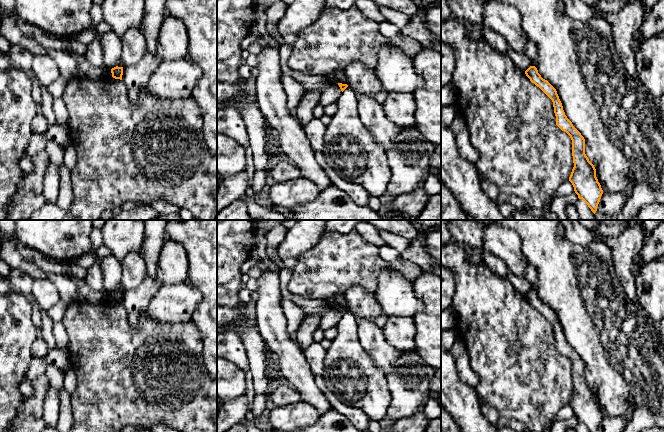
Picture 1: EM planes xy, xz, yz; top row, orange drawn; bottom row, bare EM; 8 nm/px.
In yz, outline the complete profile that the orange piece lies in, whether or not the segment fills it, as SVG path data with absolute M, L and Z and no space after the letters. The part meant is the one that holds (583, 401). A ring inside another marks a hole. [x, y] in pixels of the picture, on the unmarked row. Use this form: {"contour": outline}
{"contour": "M530 290L525 295L526 300L539 311L553 326L556 349L566 356L572 364L572 380L574 391L569 405L574 411L579 423L582 423L589 432L597 432L603 414L596 401L596 393L585 378L585 363L573 350L563 334L556 313L541 301L535 290Z"}

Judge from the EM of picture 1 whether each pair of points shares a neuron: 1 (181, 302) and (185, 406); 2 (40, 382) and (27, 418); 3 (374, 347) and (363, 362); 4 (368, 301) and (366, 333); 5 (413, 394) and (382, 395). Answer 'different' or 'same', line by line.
1: different
2: same
3: different
4: different
5: different

